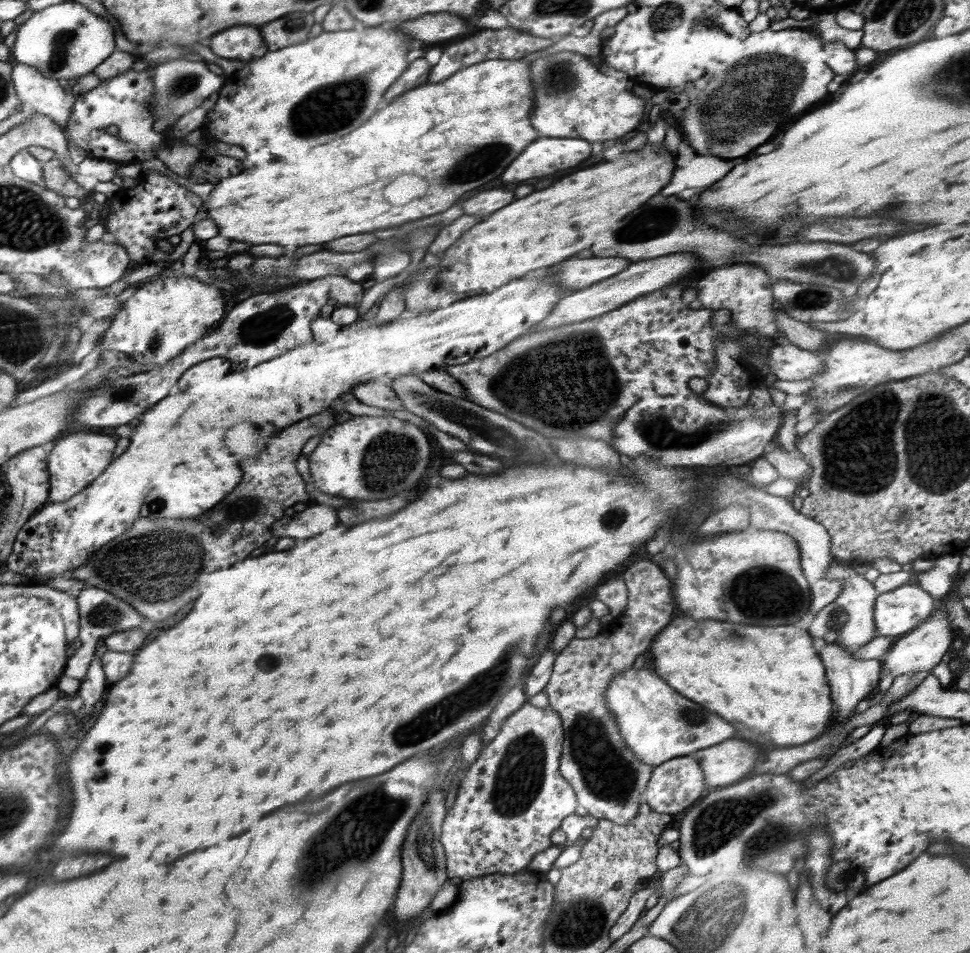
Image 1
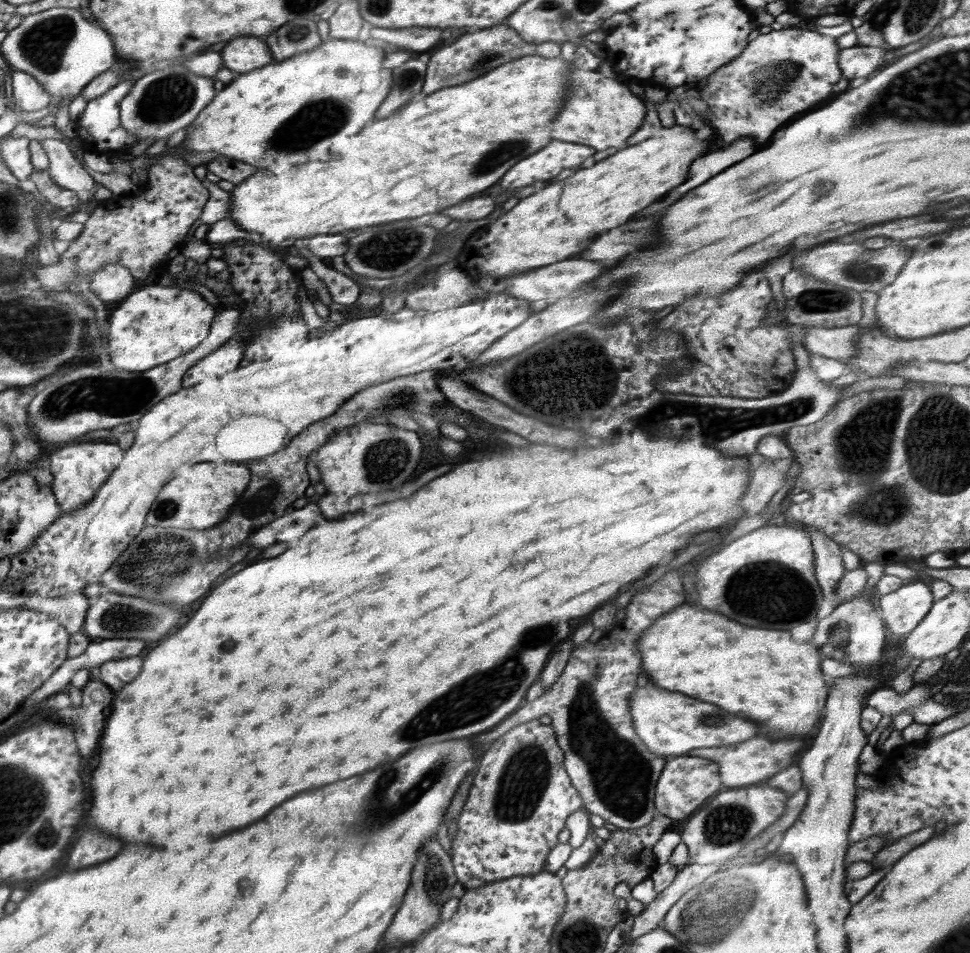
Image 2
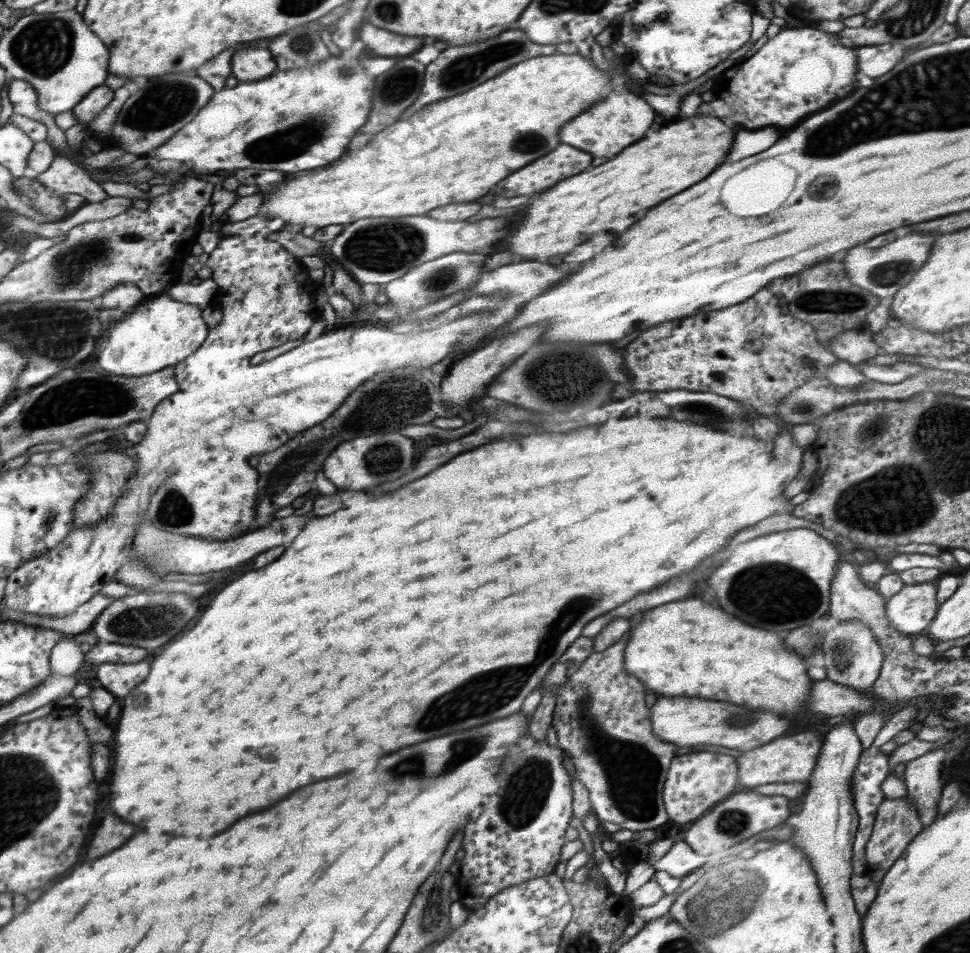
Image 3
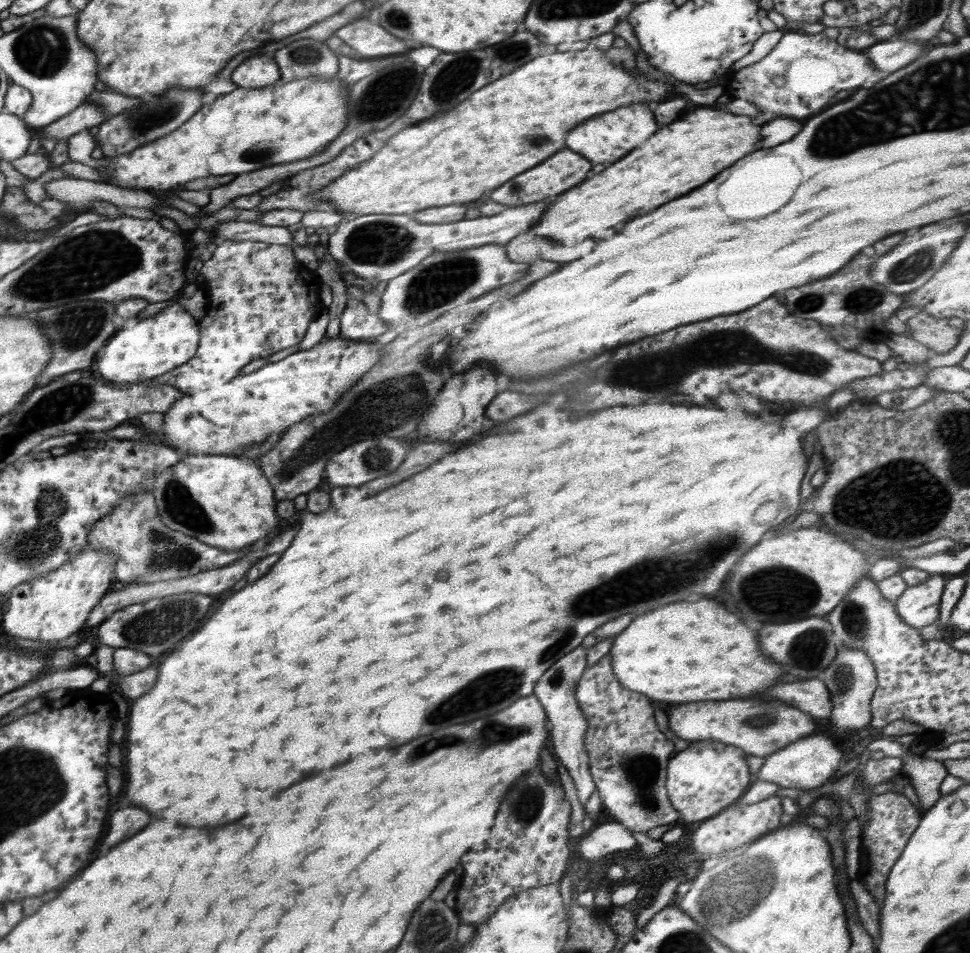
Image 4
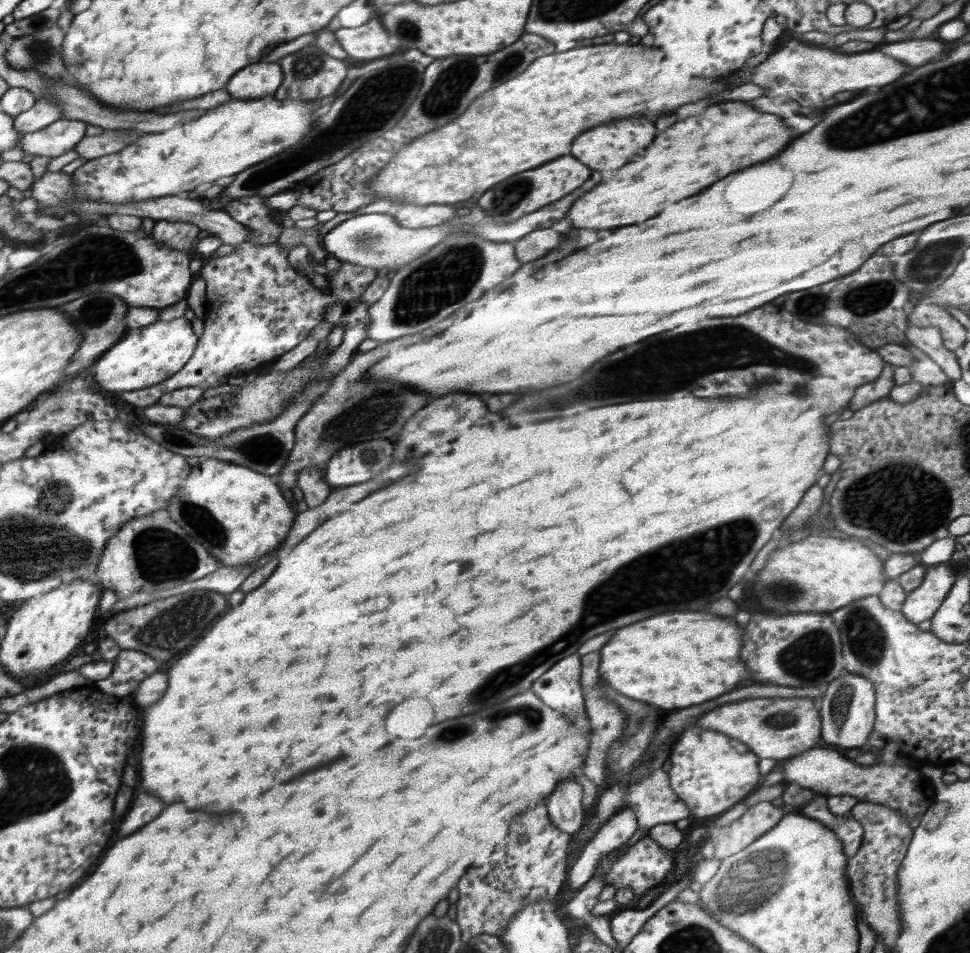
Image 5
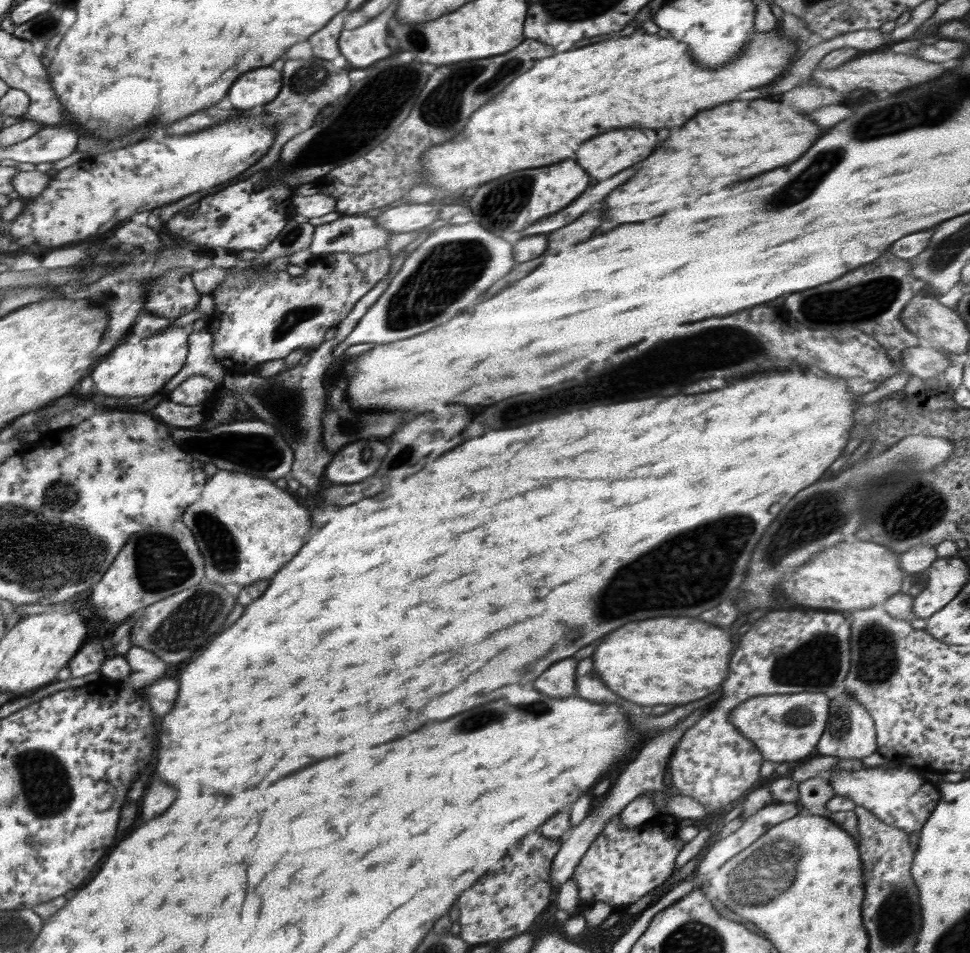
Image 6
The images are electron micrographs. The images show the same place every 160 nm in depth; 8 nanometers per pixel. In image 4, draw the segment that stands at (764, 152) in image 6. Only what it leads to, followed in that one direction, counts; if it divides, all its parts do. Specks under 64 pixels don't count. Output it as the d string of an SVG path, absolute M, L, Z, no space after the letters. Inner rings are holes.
M712 108L696 110L696 112L688 114L688 118L676 120L670 126L660 128L642 146L634 148L628 156L620 158L618 162L608 166L604 172L596 174L594 178L584 180L580 186L562 194L554 202L554 208L550 208L550 212L546 210L546 214L542 216L540 224L536 226L536 234L544 236L544 238L550 236L558 244L568 242L568 240L570 242L582 242L582 238L606 240L608 236L614 234L616 224L622 224L622 222L628 222L630 218L648 214L650 210L654 210L662 204L702 186L712 176L716 176L718 172L722 172L728 166L732 166L736 160L756 152L758 150L756 148L758 140L760 140L760 126L756 126L750 116L742 118L742 116L728 114L728 112L722 112L722 110L712 110Z

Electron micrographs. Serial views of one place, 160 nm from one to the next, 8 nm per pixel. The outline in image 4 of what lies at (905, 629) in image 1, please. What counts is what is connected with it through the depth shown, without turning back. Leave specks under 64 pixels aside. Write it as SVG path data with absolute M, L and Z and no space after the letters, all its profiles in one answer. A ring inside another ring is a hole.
M932 574L928 580L916 586L907 587L900 598L894 602L898 616L907 625L916 629L937 623L944 587L944 575L936 574Z

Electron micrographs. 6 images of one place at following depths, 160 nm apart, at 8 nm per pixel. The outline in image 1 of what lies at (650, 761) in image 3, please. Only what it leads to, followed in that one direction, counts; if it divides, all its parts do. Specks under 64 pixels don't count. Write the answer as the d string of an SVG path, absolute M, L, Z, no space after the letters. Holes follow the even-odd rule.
M638 560L624 572L622 578L627 586L628 596L626 610L615 620L617 629L604 636L598 634L596 637L584 639L574 637L562 652L557 653L550 681L543 689L543 692L548 695L550 707L560 715L562 728L564 728L565 740L561 750L559 769L564 780L567 780L574 789L577 805L582 806L588 814L598 819L610 820L619 825L630 822L638 814L640 802L644 801L643 792L655 766L645 765L639 761L632 750L625 745L622 736L618 734L617 722L604 702L604 695L612 679L620 675L622 671L630 669L636 657L643 654L650 646L652 638L674 616L673 592L670 590L672 582L668 582L660 564Z

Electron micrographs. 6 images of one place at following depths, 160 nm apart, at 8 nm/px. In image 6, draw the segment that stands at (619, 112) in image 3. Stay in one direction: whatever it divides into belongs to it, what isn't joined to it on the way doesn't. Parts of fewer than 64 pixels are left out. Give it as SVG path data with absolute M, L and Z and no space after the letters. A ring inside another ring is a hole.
M612 130L606 134L600 134L588 142L584 142L580 146L580 150L576 152L576 162L594 178L598 180L606 180L614 174L618 174L620 170L634 166L636 162L640 162L642 158L650 156L656 148L656 132L654 130Z

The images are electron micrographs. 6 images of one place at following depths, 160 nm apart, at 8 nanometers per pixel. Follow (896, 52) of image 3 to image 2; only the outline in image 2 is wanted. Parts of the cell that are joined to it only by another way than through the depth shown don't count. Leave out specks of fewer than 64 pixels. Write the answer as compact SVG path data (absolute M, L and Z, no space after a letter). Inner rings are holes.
M856 45L852 48L841 50L838 62L842 77L846 80L870 76L882 66L886 58L886 49L877 46Z

